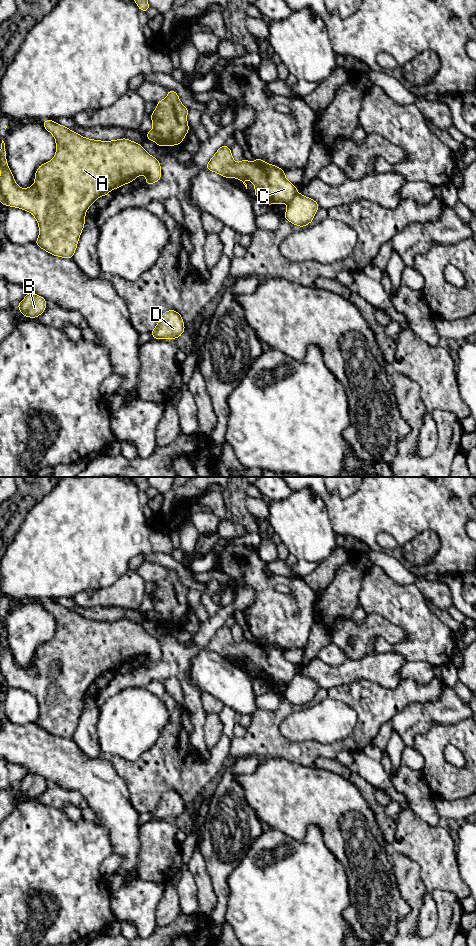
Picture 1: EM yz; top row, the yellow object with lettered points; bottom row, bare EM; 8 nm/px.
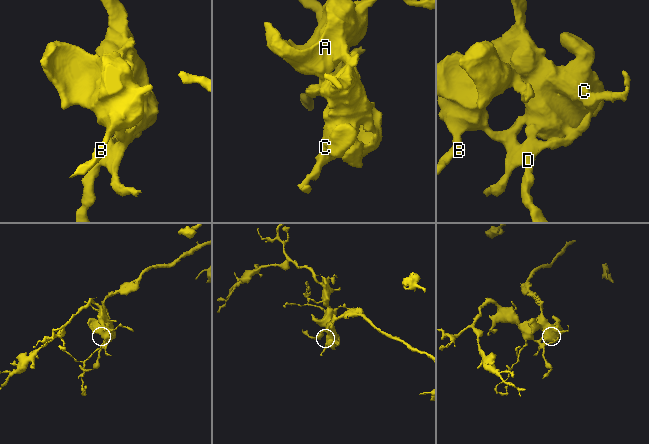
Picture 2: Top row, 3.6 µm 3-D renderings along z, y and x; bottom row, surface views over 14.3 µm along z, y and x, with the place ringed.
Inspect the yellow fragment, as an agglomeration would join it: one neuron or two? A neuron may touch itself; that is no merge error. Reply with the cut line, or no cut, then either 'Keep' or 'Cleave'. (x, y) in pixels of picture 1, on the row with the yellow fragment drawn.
Split along yz (297, 192), (287, 204). Cleave

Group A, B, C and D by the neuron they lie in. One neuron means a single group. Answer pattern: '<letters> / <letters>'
A B D / C

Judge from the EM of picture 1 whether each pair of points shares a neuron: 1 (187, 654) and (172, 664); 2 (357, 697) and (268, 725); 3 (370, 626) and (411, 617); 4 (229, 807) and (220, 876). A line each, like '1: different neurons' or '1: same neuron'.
1: same neuron
2: same neuron
3: different neurons
4: same neuron

